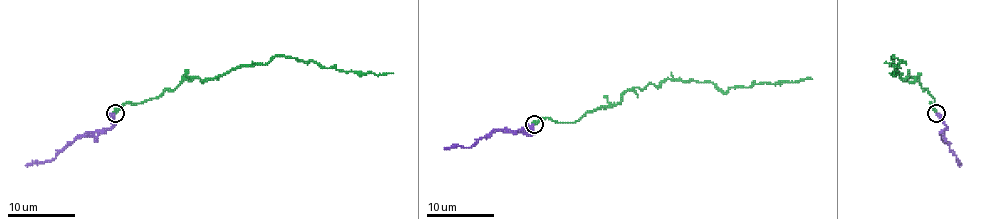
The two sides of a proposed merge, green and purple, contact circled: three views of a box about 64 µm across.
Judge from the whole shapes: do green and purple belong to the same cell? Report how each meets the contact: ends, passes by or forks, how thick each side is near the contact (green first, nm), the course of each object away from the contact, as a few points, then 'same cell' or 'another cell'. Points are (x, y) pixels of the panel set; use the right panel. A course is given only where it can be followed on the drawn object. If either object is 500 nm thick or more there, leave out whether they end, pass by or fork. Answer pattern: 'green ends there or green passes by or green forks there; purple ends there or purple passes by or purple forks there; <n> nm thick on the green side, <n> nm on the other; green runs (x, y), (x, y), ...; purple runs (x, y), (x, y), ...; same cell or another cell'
green ends there; purple passes by; 320 nm thick on the green side, 280 nm on the other; green runs (936, 113), (929, 103), (934, 98), (917, 79), (904, 81), (891, 64), (892, 56), (904, 61), (891, 73); purple runs (936, 113), (946, 128), (943, 137), (961, 165); same cell

